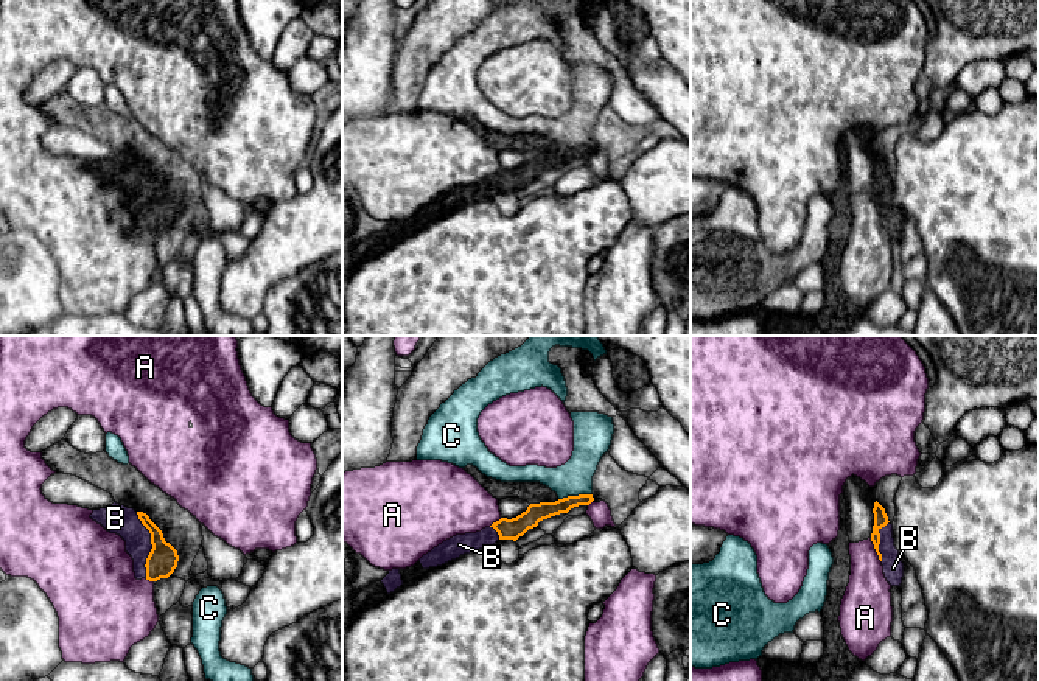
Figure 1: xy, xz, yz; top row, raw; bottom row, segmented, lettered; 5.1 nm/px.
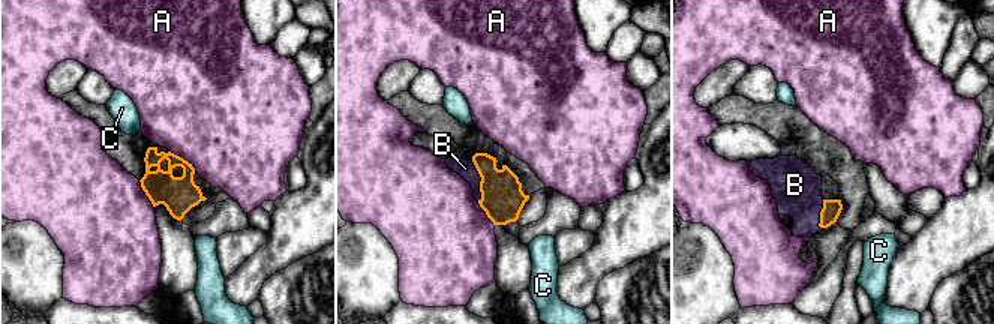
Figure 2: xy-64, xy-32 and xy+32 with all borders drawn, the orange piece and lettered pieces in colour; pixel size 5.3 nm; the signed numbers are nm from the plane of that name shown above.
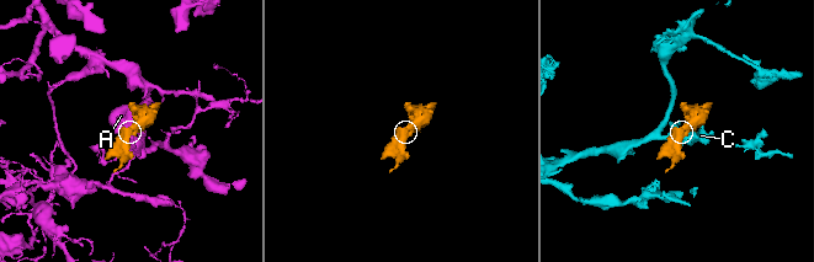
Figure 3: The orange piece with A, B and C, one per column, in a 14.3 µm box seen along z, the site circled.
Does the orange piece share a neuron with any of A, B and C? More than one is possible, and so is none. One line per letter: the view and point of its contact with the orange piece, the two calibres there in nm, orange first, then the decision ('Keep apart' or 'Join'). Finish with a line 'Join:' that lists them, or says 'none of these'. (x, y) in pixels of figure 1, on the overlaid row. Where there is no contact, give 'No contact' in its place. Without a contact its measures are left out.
A: Touches orange at yz (876, 551). Thickness 80 nm (orange) against 240 nm. Keep apart
B: Touches orange at xy (151, 543). Thickness 160 nm (orange) against 150 nm. Join
C: Touches orange at xz (574, 496). Thickness 100 nm (orange) against 180 nm. Keep apart
Join: B

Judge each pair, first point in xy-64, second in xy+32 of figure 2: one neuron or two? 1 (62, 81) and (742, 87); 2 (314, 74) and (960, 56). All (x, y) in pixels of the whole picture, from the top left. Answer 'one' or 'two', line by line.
1: two
2: two

